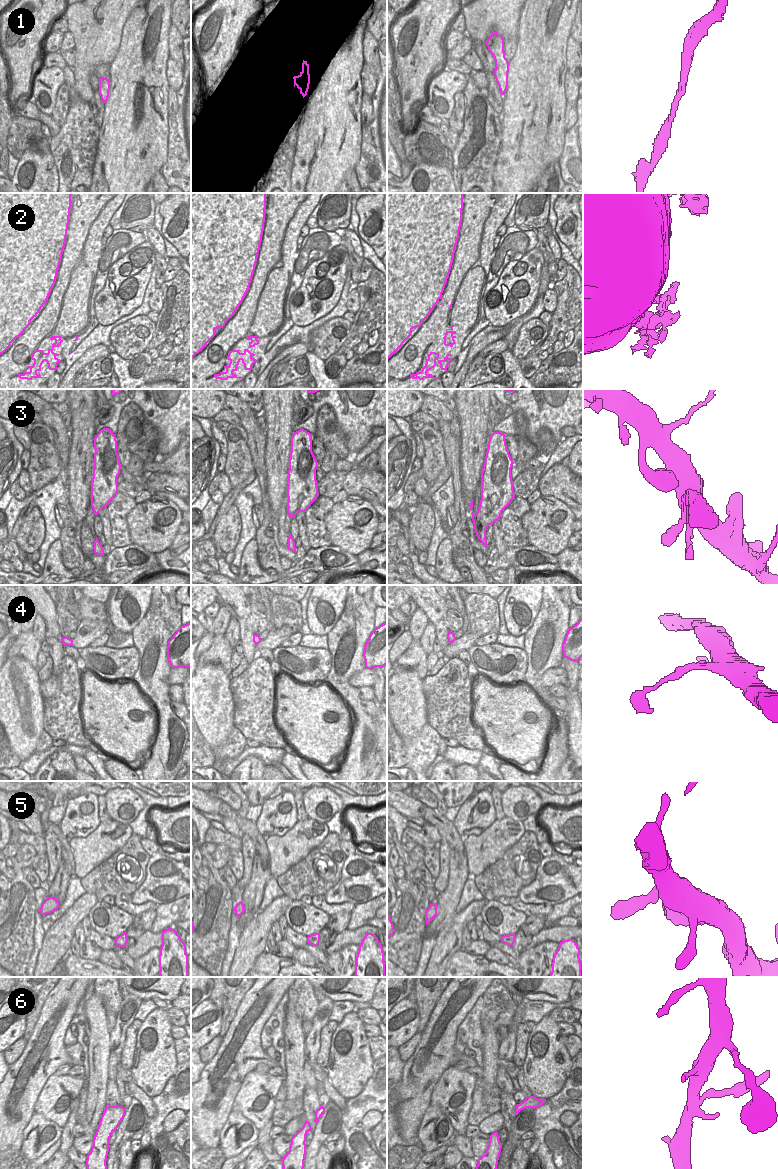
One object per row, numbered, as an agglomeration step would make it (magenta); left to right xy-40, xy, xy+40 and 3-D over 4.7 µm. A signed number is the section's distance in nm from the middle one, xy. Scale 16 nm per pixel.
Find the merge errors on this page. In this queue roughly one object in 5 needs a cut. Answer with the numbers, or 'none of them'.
none of them

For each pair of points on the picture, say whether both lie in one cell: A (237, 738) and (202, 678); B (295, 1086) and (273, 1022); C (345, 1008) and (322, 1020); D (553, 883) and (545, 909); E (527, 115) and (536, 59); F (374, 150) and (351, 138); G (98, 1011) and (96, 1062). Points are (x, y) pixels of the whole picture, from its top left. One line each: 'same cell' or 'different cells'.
A: different cells
B: different cells
C: different cells
D: different cells
E: same cell
F: different cells
G: same cell

